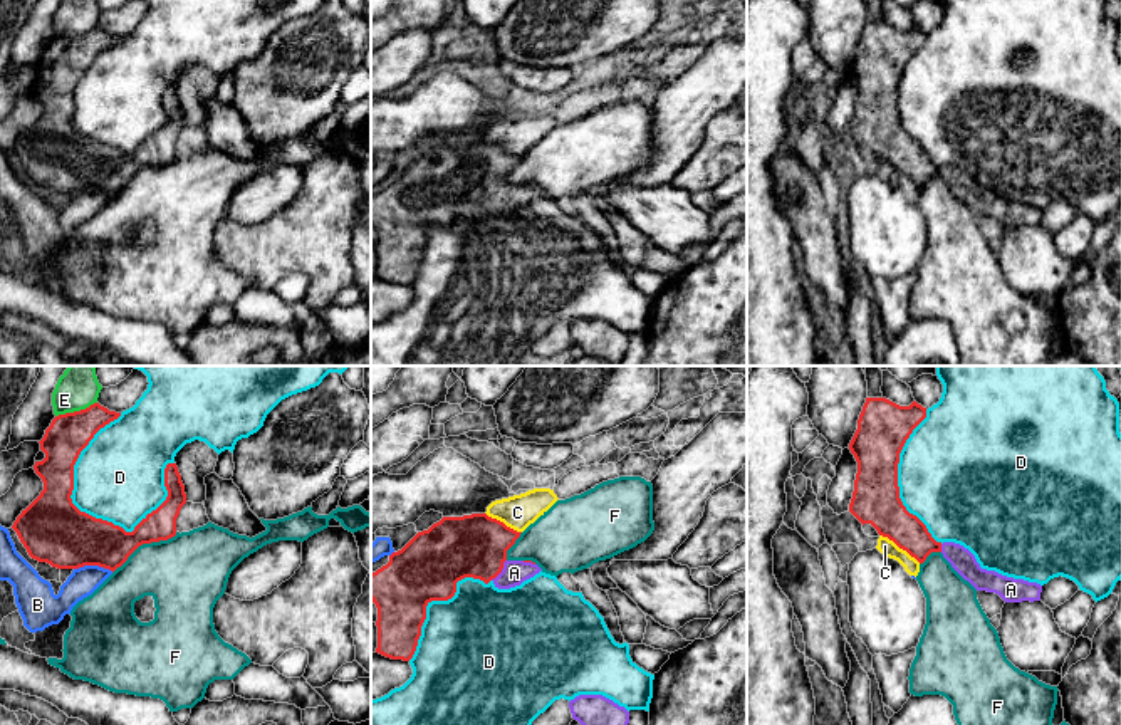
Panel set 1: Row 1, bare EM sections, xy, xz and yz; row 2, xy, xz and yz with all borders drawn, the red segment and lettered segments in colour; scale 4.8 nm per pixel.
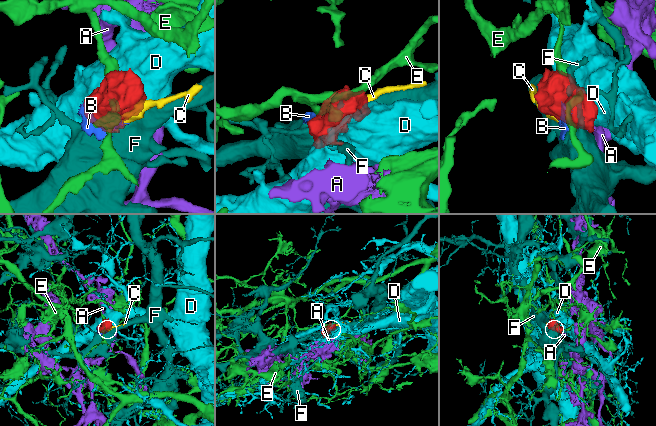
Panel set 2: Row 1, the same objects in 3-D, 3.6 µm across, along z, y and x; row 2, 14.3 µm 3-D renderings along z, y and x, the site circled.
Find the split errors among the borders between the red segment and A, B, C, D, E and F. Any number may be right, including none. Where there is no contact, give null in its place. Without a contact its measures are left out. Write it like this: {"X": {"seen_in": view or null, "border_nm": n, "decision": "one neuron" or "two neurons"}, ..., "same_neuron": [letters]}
{"A": {"seen_in": "xz", "border_nm": 130, "decision": "one neuron"}, "B": {"seen_in": "xy", "border_nm": 190, "decision": "two neurons"}, "C": {"seen_in": "yz", "border_nm": 240, "decision": "two neurons"}, "D": {"seen_in": "xy", "border_nm": 600, "decision": "two neurons"}, "E": {"seen_in": "xy", "border_nm": 220, "decision": "two neurons"}, "F": {"seen_in": "xy", "border_nm": 360, "decision": "two neurons"}, "same_neuron": ["A"]}

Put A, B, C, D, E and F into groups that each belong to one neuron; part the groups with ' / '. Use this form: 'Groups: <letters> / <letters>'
Groups: A / B C / D / E / F

